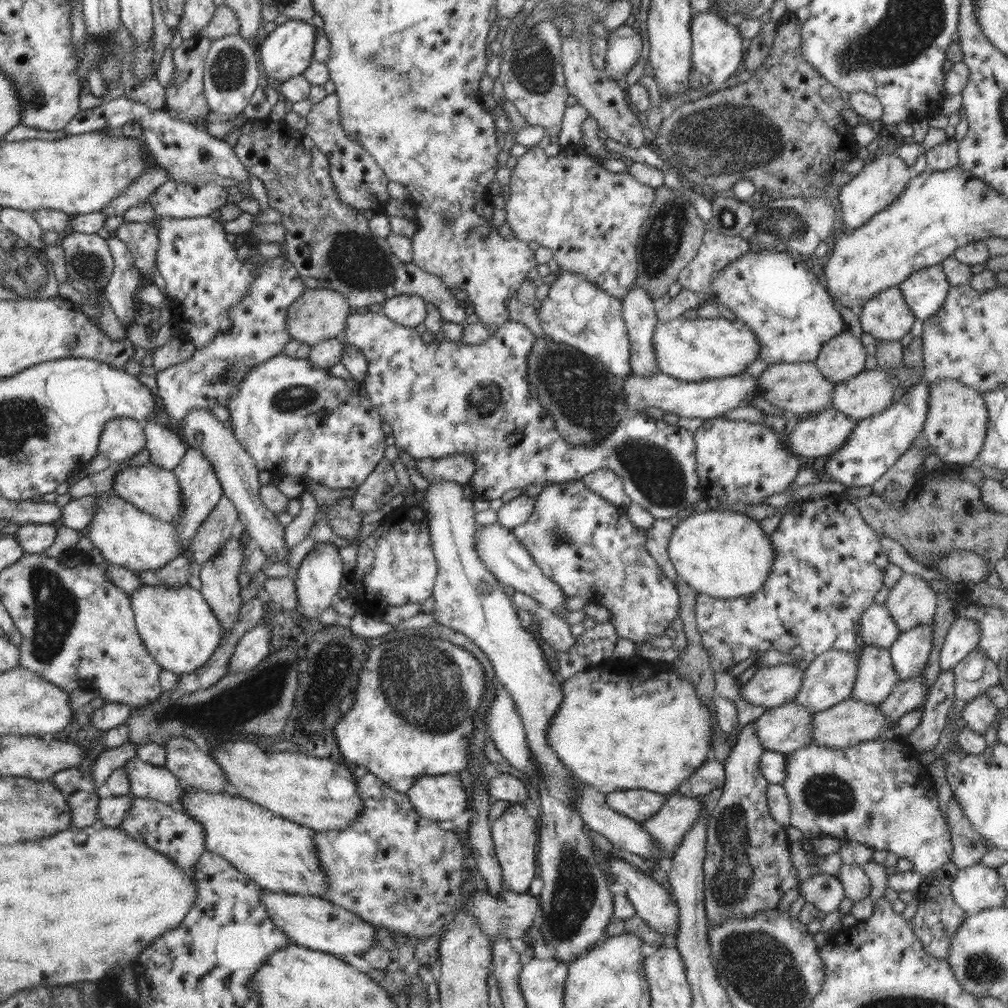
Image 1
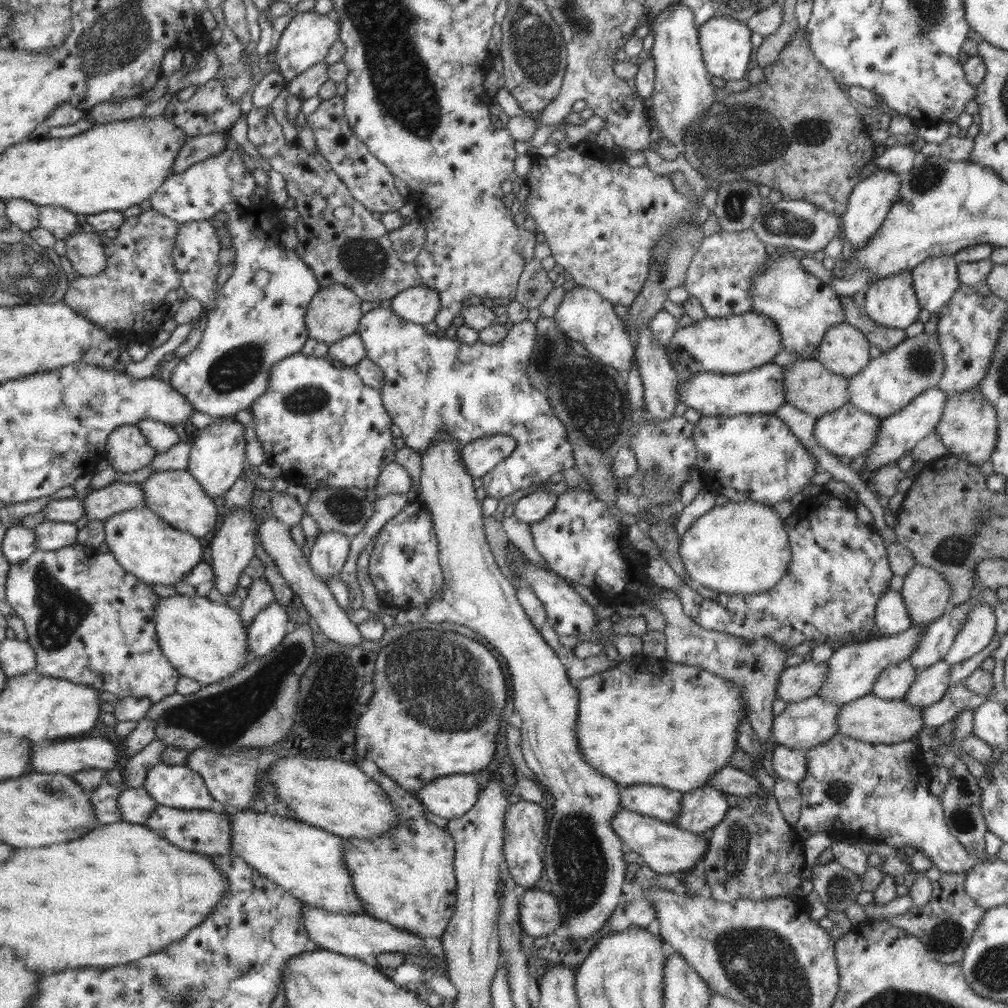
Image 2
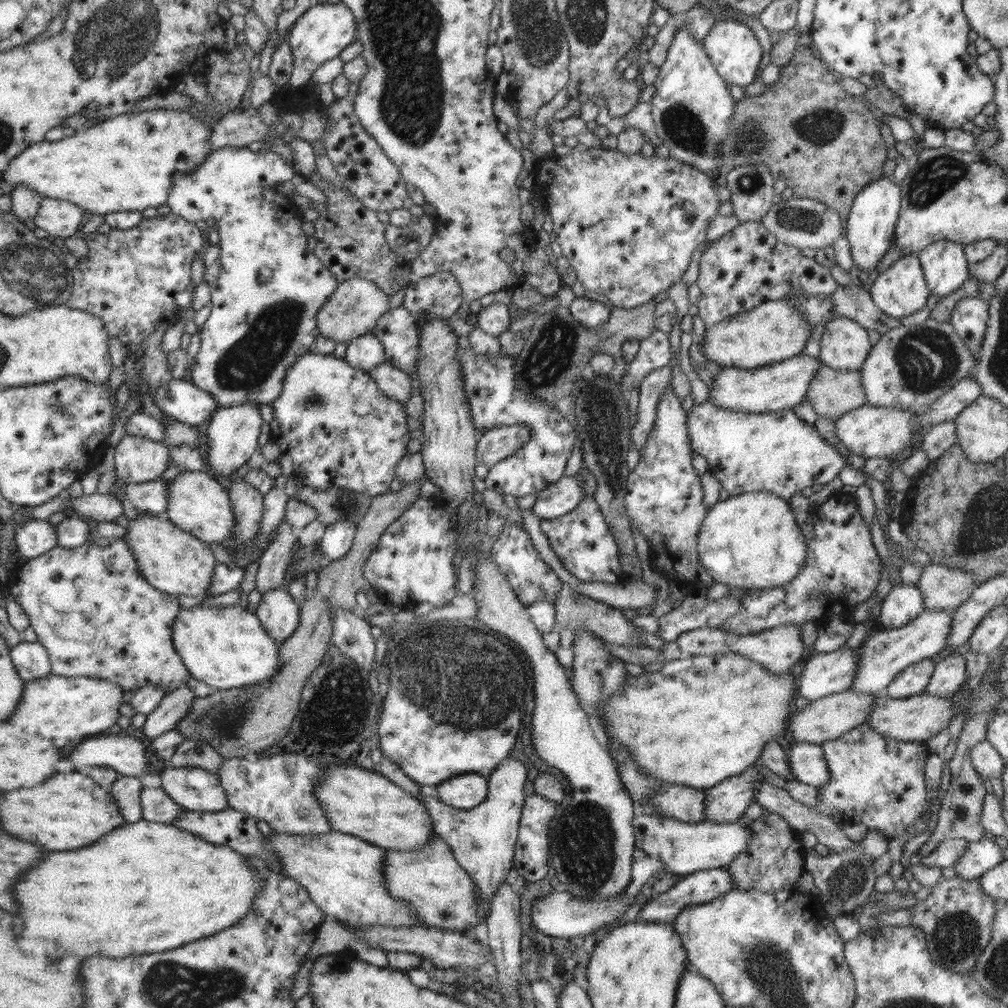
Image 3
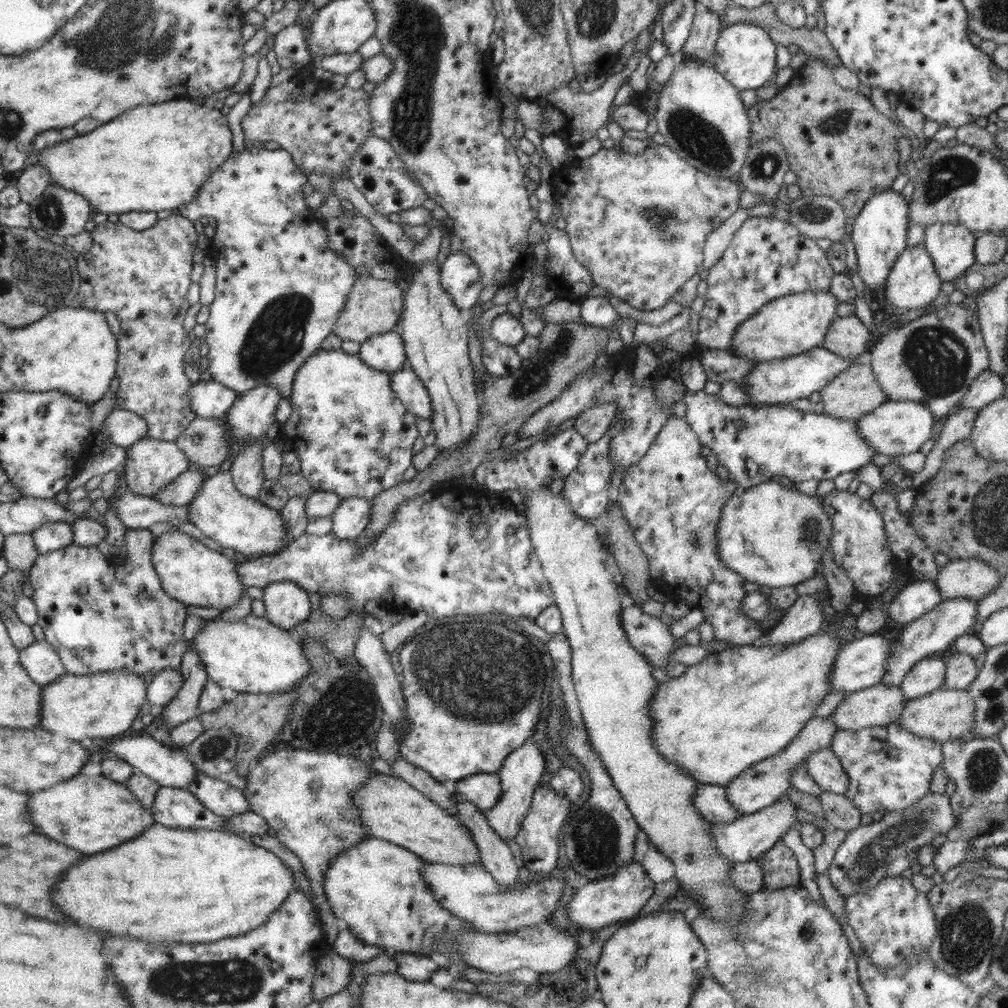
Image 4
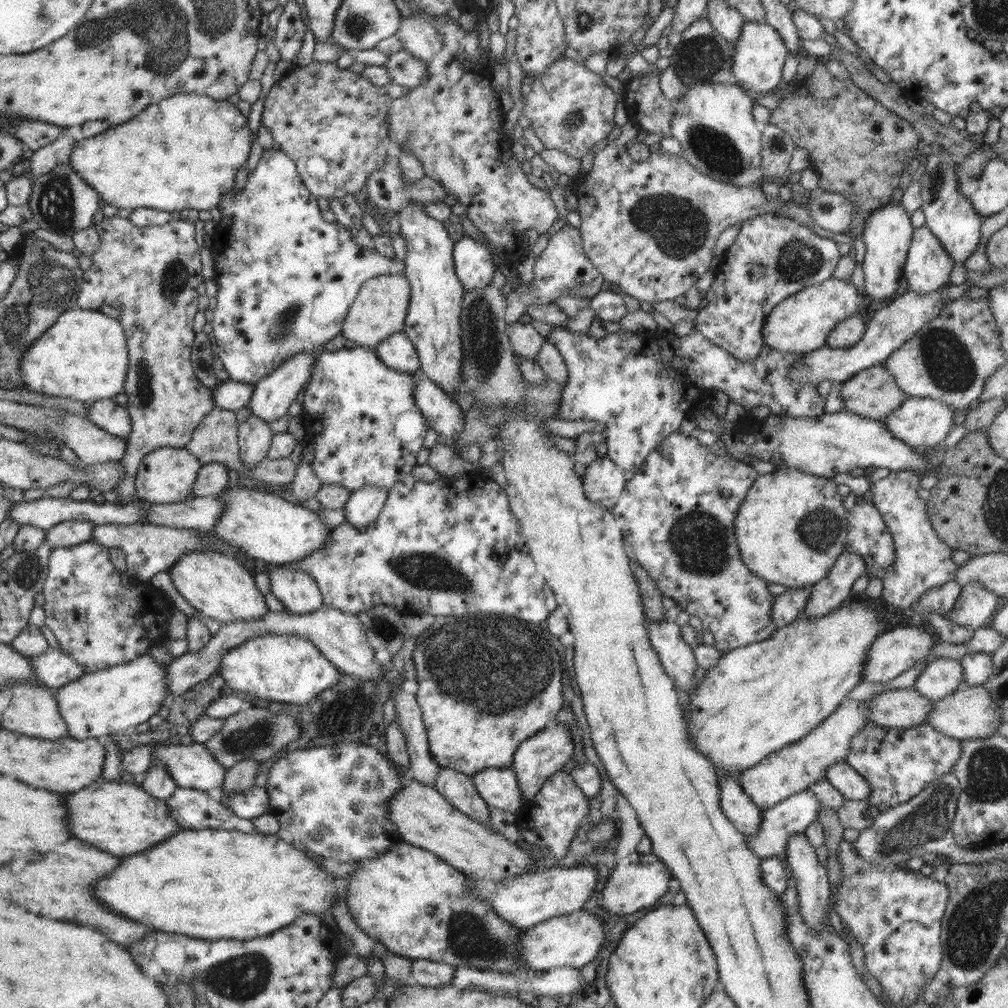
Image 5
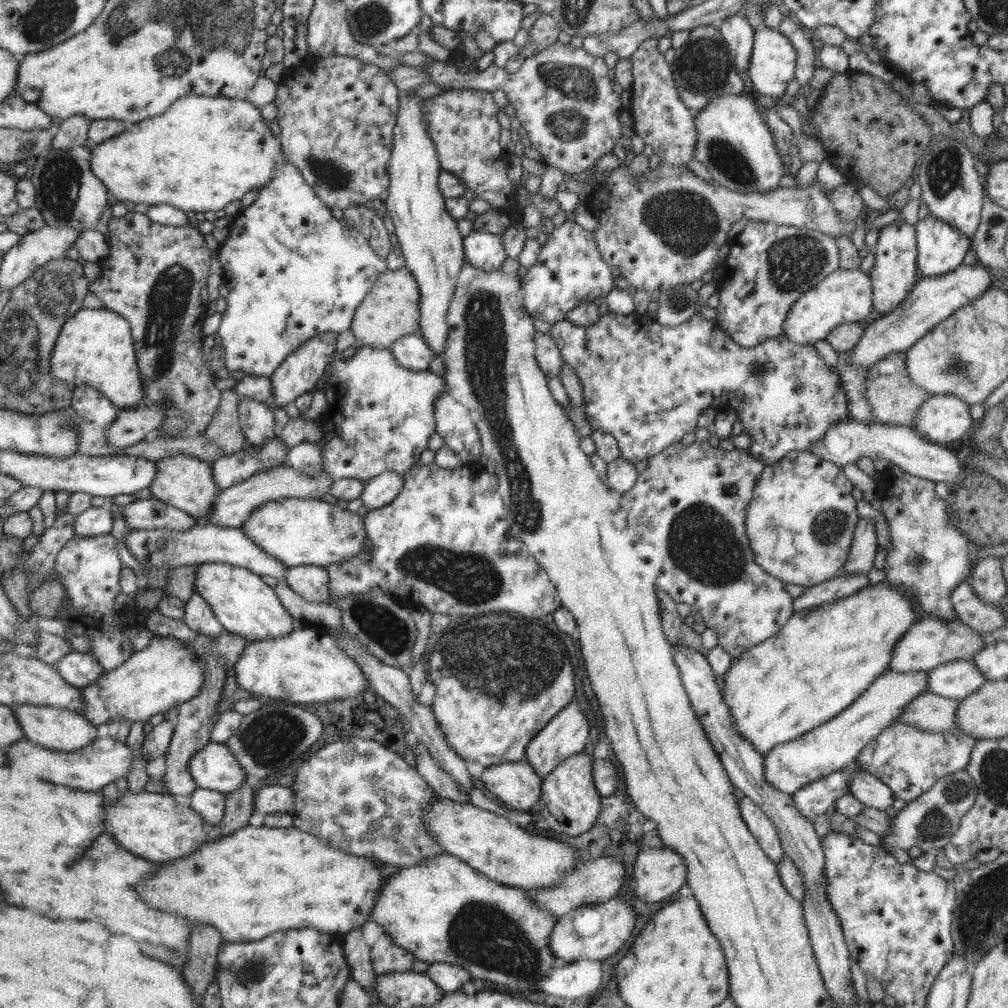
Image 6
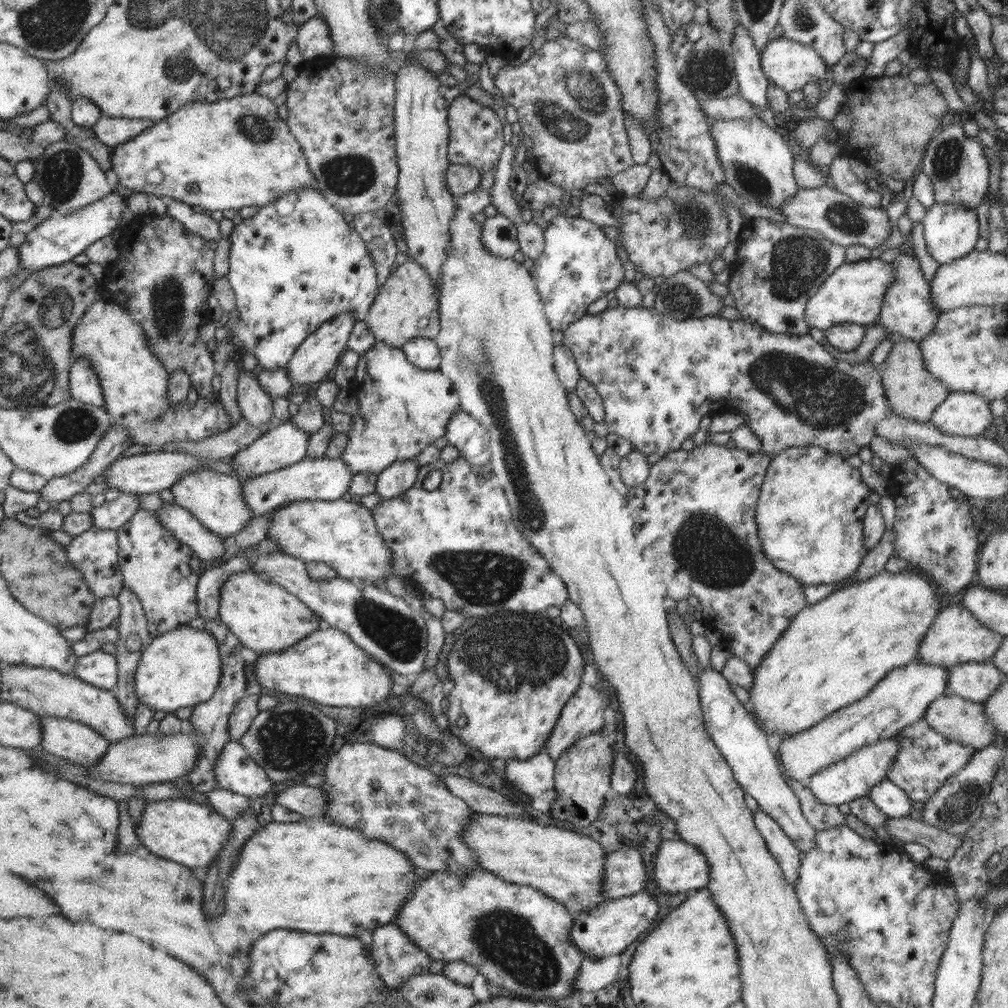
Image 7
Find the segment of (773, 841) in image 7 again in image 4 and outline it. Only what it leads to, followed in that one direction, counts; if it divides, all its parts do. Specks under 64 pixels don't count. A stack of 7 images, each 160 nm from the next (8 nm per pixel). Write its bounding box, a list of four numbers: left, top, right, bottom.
[693,783,744,824]

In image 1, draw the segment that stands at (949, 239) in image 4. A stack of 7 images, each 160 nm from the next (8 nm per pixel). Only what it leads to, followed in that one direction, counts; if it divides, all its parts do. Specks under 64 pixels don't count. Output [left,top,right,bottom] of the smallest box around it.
[899,264,951,321]

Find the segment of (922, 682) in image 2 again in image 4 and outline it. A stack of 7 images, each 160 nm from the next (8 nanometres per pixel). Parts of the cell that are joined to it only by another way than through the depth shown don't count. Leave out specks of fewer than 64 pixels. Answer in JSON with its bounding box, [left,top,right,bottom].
[941,652,977,689]

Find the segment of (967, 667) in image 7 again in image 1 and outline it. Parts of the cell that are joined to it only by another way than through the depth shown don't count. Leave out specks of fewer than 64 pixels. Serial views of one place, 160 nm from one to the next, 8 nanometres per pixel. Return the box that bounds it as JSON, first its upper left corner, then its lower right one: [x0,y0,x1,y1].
[851,646,899,705]

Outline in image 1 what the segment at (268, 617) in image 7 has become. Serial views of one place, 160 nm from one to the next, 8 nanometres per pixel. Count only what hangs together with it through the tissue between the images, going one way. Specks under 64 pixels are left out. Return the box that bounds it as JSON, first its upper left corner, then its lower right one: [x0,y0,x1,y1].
[87,492,186,574]

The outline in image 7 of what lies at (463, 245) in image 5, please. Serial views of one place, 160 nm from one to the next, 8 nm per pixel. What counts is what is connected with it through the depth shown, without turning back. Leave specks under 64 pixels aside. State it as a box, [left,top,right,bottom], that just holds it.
[481,214,519,258]

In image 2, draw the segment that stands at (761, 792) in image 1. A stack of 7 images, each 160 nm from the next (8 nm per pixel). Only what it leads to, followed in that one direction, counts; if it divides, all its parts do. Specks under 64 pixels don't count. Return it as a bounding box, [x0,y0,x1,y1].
[646,587,806,902]

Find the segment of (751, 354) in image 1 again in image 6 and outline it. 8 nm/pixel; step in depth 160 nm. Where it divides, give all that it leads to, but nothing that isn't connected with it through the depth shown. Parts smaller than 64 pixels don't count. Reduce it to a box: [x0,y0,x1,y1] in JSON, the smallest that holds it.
[783,265,873,345]

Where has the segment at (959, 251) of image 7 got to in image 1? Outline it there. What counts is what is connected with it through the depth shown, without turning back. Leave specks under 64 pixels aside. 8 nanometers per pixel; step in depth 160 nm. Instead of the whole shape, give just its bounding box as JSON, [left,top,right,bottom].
[861,285,915,342]

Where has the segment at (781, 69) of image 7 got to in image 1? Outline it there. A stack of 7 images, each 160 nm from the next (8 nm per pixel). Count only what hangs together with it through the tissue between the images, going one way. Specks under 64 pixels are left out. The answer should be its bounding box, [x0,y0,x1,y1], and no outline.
[690,11,745,85]

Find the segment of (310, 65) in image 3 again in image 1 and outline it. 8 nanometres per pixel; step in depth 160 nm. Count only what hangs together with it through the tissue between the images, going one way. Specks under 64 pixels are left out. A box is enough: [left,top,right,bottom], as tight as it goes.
[258,19,317,81]

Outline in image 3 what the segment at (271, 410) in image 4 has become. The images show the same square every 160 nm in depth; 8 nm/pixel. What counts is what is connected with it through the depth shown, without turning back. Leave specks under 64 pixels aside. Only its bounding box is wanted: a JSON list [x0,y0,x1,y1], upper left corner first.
[204,402,264,478]

